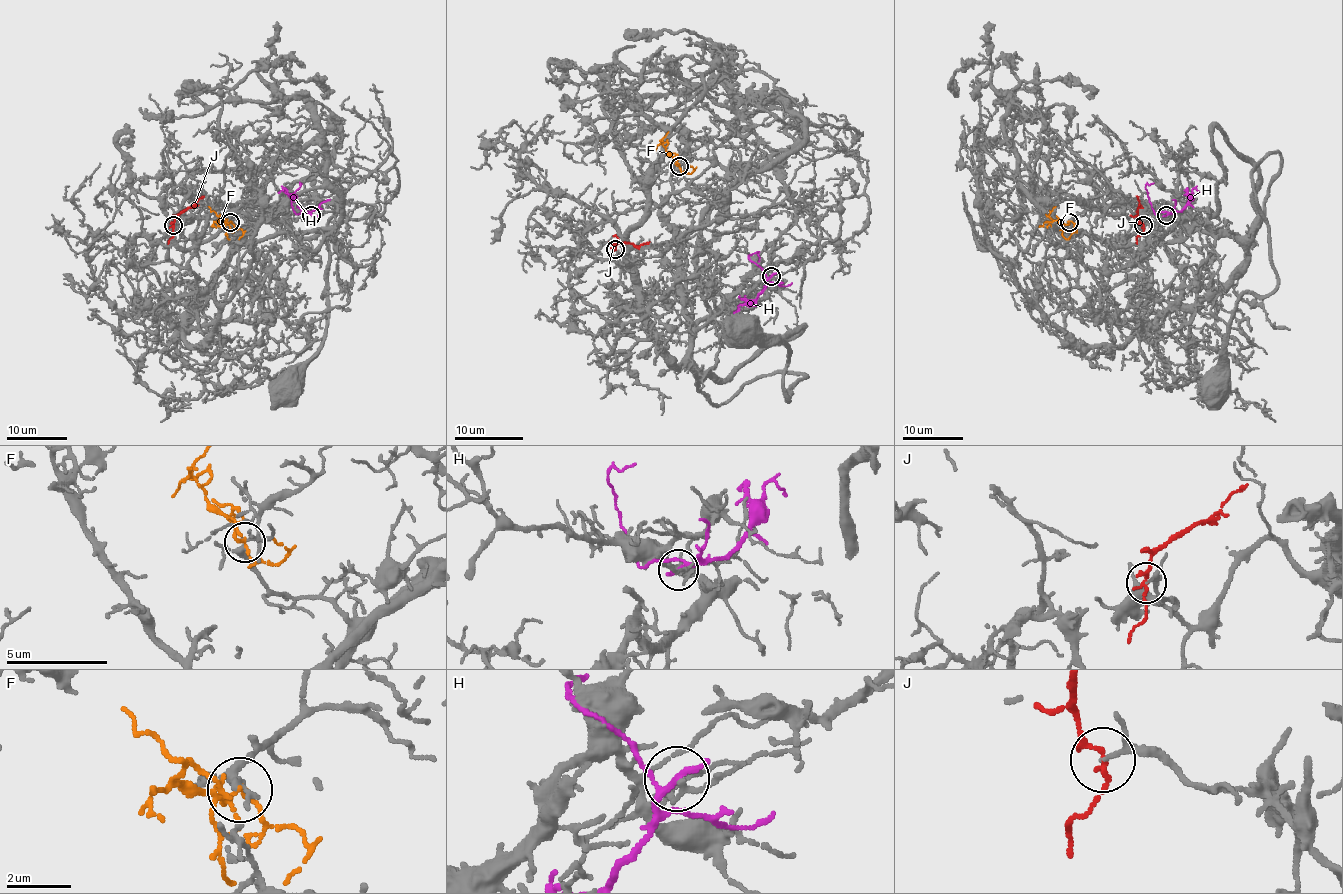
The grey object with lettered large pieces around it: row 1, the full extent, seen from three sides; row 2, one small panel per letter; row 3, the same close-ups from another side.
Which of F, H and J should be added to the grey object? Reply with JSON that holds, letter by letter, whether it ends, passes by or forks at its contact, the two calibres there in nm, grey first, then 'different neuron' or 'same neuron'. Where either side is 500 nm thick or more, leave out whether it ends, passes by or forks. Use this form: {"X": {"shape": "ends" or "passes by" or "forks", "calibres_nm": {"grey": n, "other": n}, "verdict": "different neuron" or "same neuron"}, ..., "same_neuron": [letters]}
{"F": {"shape": "passes by", "calibres_nm": {"grey": 260, "other": 140}, "verdict": "different neuron"}, "H": {"shape": "passes by", "calibres_nm": {"grey": 130, "other": 200}, "verdict": "different neuron"}, "J": {"shape": "passes by", "calibres_nm": {"grey": 90, "other": 160}, "verdict": "same neuron"}, "same_neuron": ["J"]}

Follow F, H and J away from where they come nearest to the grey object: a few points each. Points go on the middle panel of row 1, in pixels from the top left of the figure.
F: (680, 166), (669, 154), (666, 142), (659, 144), (654, 151)
H: (771, 276), (748, 255), (758, 252), (758, 261)
J: (614, 249), (616, 243), (635, 245), (649, 242)

